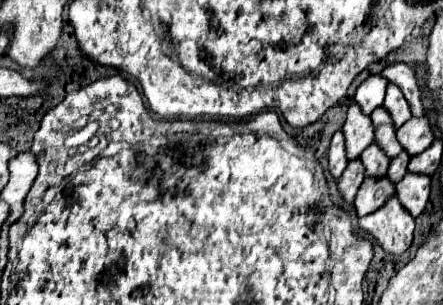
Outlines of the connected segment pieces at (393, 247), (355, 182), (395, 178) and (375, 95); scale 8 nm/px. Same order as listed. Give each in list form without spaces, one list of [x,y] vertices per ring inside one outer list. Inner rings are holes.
[[[392,196],[376,214],[360,218],[358,228],[376,238],[384,252],[402,254],[412,244],[414,218],[398,204],[398,198]]]
[[[360,160],[348,162],[348,168],[344,170],[344,174],[338,180],[338,192],[348,204],[354,202],[354,196],[360,188],[362,180],[364,180],[364,166],[360,166]]]
[[[400,152],[392,162],[390,162],[390,168],[388,168],[388,180],[390,182],[400,182],[402,178],[404,178],[404,174],[406,174],[406,166],[408,166],[408,160],[410,160],[410,156],[408,154],[404,154],[404,152]]]
[[[370,76],[368,80],[364,80],[354,96],[354,102],[360,106],[362,114],[370,116],[378,106],[382,106],[384,94],[386,94],[386,84],[384,78],[380,76]]]

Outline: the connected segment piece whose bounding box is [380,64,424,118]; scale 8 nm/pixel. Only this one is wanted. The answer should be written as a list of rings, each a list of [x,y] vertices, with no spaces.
[[[394,64],[394,66],[384,68],[380,76],[384,76],[388,82],[396,84],[396,86],[402,90],[402,94],[404,94],[406,102],[410,104],[412,116],[416,116],[416,118],[424,116],[424,108],[422,108],[422,94],[420,94],[418,82],[416,82],[414,72],[412,72],[412,68],[410,68],[410,66],[406,66],[406,64]]]

